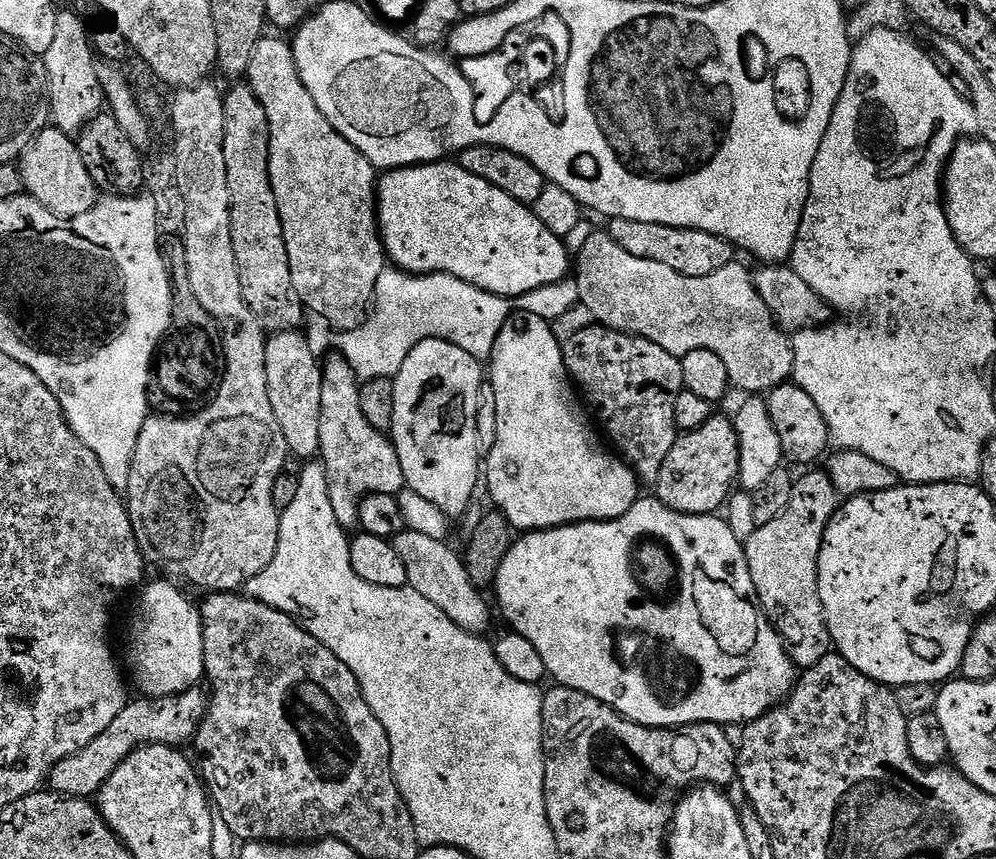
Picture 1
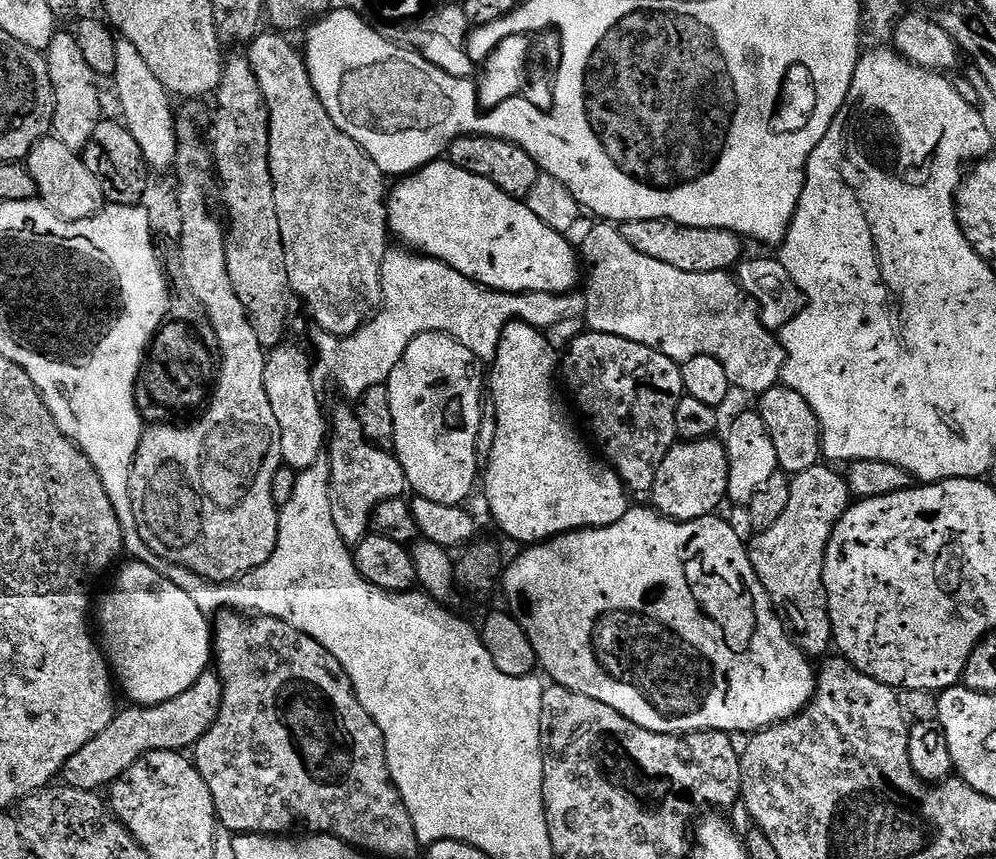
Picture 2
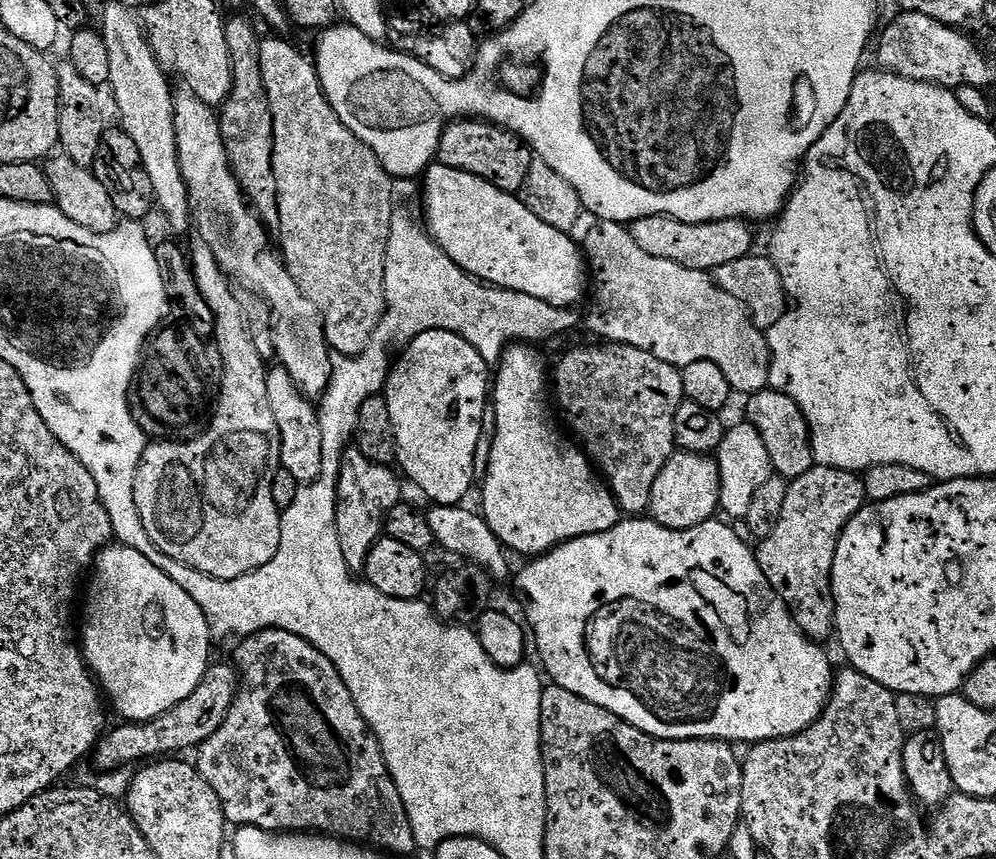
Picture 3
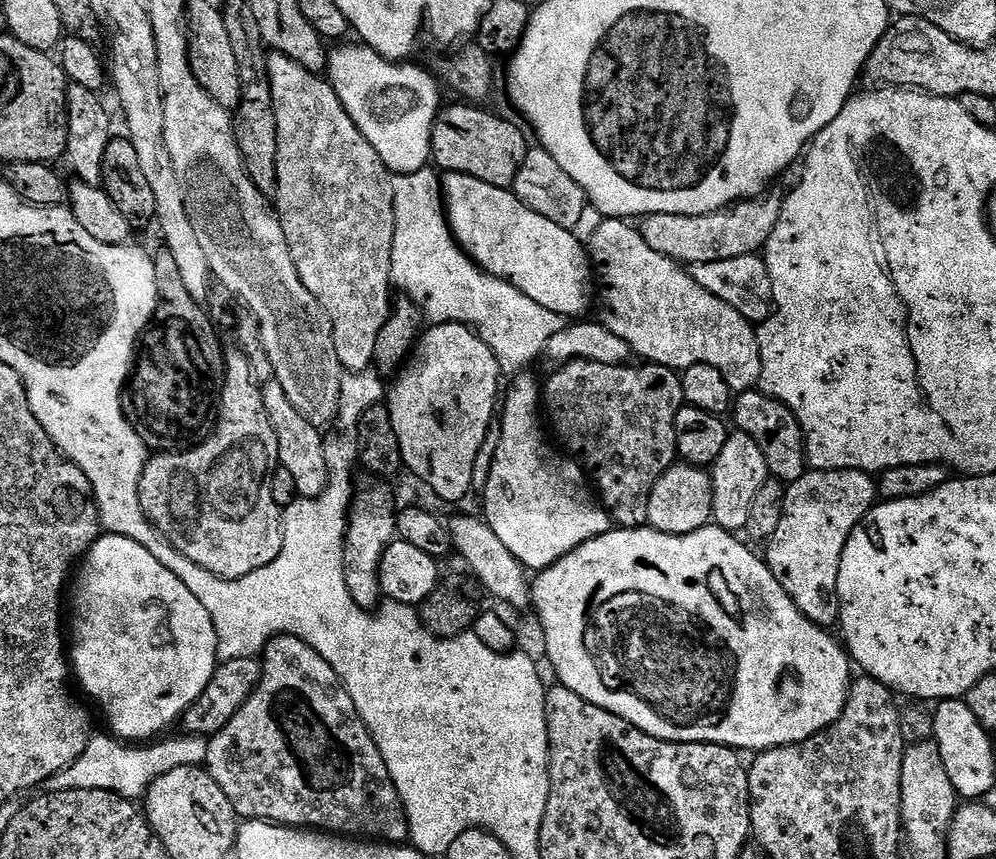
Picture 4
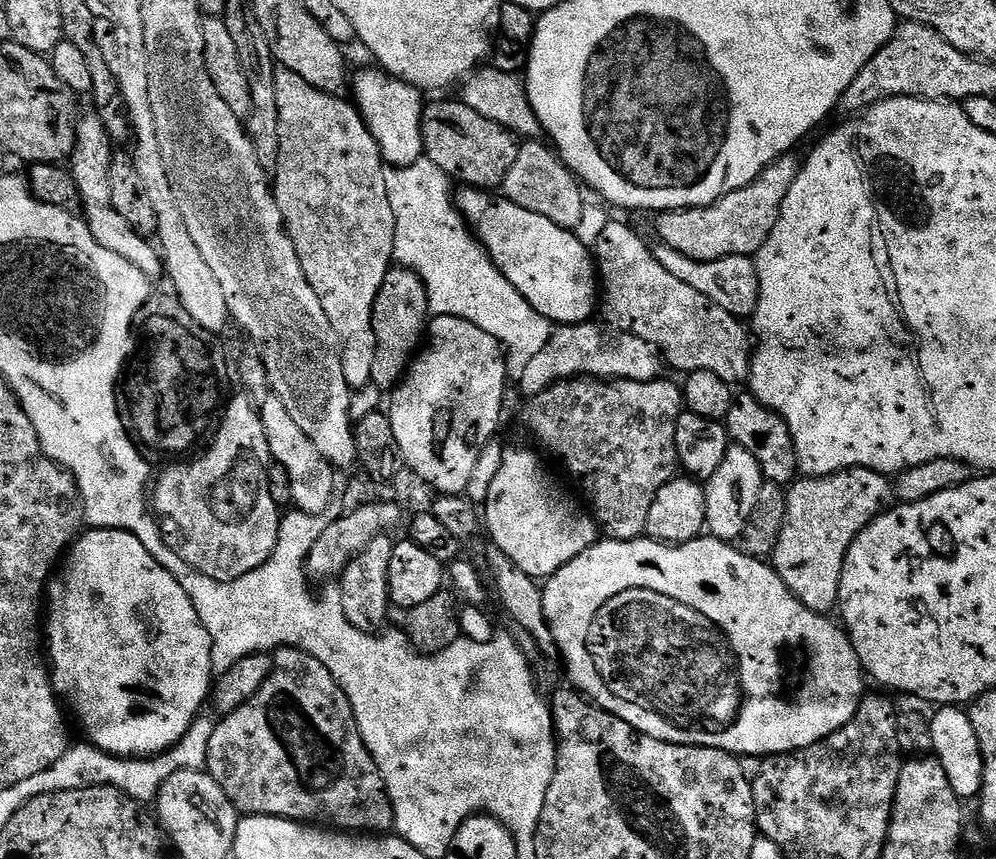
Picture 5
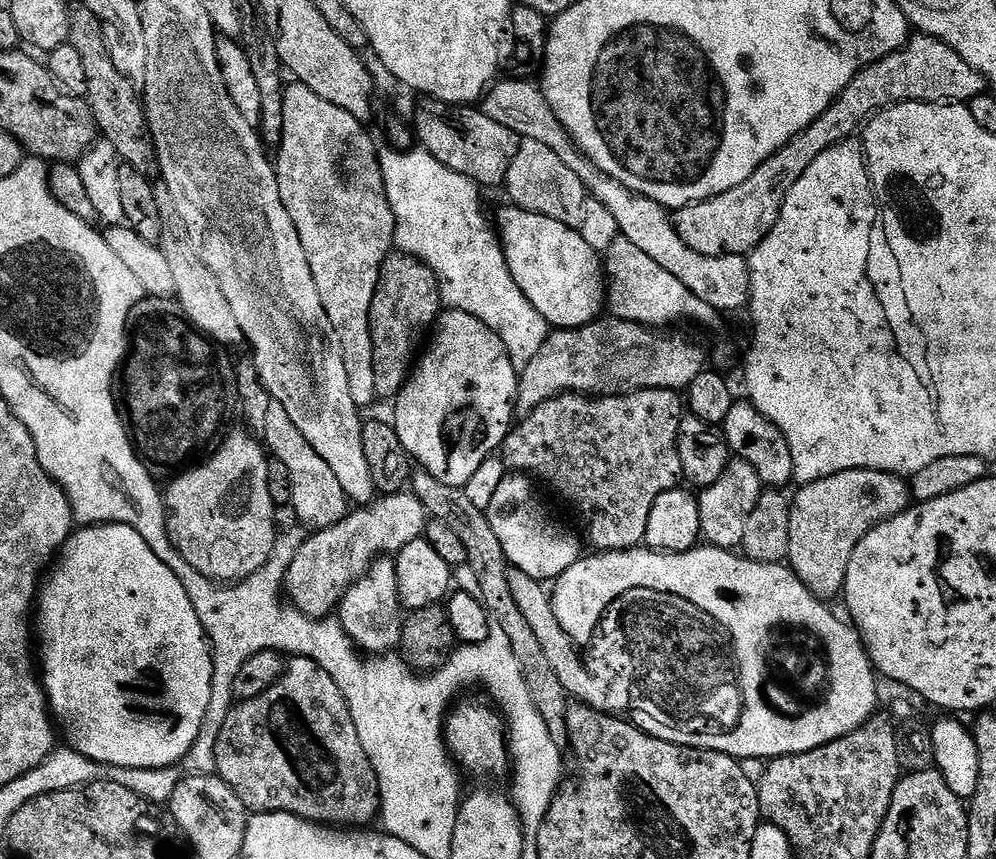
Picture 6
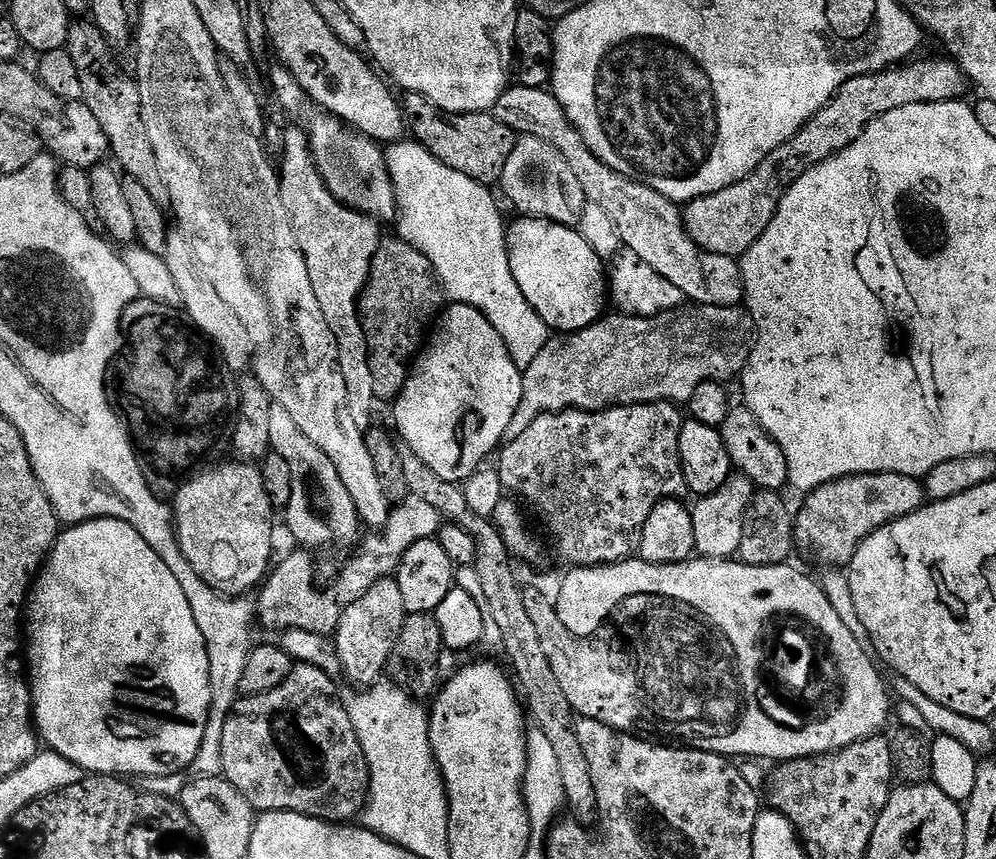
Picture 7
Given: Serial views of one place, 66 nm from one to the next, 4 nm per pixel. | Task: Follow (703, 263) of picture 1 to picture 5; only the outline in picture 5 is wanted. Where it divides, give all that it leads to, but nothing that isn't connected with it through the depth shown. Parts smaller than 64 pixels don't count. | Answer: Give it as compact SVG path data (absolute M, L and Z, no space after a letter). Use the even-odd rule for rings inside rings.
M796 154L780 156L750 186L742 190L734 190L726 194L716 204L705 208L679 208L669 212L661 212L655 217L656 232L660 235L659 243L670 250L678 250L678 254L686 254L694 262L718 262L722 258L731 256L755 257L756 253L762 250L766 238L778 226L778 218L782 214L782 202L786 202L786 194L790 194L790 186L794 178L798 178L802 167L801 157Z

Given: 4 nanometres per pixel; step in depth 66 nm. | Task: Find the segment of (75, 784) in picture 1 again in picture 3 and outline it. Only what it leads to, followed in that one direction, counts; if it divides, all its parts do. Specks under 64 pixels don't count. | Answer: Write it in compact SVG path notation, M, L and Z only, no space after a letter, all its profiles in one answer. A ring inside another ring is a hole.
M209 663L206 674L200 685L190 694L190 698L182 698L174 710L162 714L144 724L131 722L117 723L117 728L105 731L101 735L100 743L94 749L97 769L124 770L127 764L139 765L141 762L155 761L157 758L172 758L177 754L188 754L199 749L201 744L226 722L226 714L230 714L230 706L234 706L236 691L240 689L240 673L235 663L216 664Z

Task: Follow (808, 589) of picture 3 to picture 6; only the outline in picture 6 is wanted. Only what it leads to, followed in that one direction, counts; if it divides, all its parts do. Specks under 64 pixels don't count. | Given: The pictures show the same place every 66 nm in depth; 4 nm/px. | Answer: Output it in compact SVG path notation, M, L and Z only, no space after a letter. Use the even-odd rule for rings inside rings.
M846 470L818 482L801 484L790 503L790 550L786 561L792 573L822 601L832 602L844 591L846 570L854 550L870 530L910 507L910 488L901 477L878 470Z

